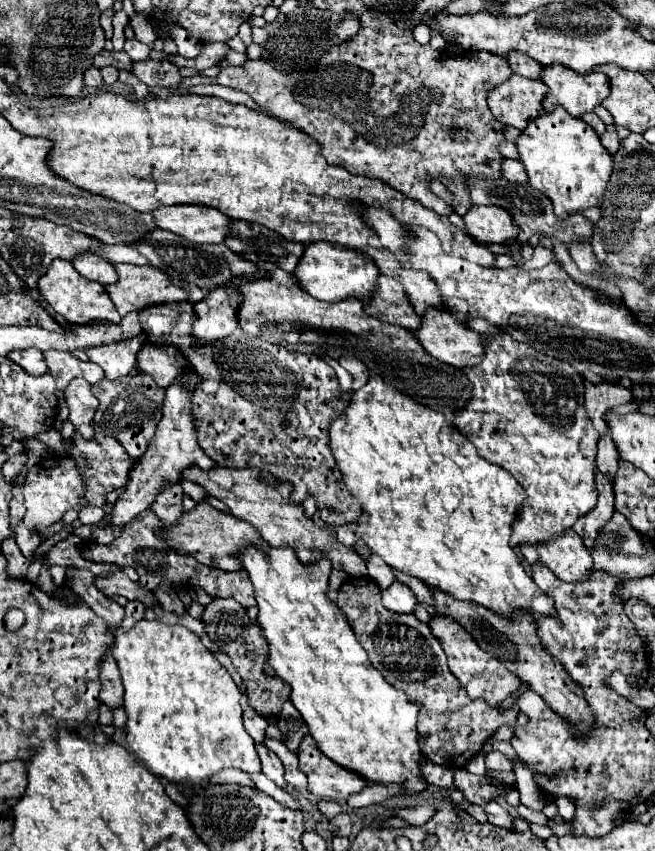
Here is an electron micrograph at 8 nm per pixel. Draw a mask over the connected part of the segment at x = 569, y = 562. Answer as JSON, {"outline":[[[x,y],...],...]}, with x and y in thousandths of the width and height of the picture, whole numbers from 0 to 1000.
{"outline":[[[875,622],[860,624],[860,629],[847,629],[841,638],[817,638],[817,643],[811,643],[811,638],[798,638],[792,645],[808,662],[826,659],[860,683],[887,683],[905,666],[902,650]]]}

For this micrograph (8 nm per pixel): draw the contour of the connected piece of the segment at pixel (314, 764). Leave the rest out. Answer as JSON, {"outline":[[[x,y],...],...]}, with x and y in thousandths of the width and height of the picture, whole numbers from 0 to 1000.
{"outline":[[[475,864],[463,866],[456,880],[456,901],[469,908],[472,922],[469,927],[490,937],[490,939],[508,939],[508,941],[530,941],[539,932],[548,932],[560,925],[560,915],[548,915],[542,906],[524,906],[515,897],[505,897],[499,887],[493,887],[484,878]]]}

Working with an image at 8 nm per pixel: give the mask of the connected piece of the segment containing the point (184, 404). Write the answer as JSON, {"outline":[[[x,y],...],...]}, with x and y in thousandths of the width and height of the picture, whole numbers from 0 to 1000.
{"outline":[[[292,427],[282,429],[279,434],[279,445],[261,450],[261,455],[252,457],[252,471],[249,471],[249,490],[240,499],[240,506],[227,521],[227,528],[221,530],[221,535],[206,544],[206,549],[197,553],[197,563],[191,570],[191,577],[182,582],[182,586],[176,589],[176,593],[169,596],[166,603],[160,603],[160,608],[145,615],[145,617],[121,617],[111,626],[124,633],[136,633],[145,619],[179,619],[179,617],[191,617],[203,610],[209,610],[218,600],[224,600],[240,582],[240,577],[249,572],[249,568],[267,568],[276,563],[279,551],[292,549],[292,546],[304,546],[307,551],[322,551],[328,549],[328,544],[310,532],[310,528],[301,521],[301,506],[298,506],[298,488],[295,488],[295,478],[292,478],[292,464],[298,462],[298,455],[307,450],[304,438],[298,436],[298,431],[292,431]]]}

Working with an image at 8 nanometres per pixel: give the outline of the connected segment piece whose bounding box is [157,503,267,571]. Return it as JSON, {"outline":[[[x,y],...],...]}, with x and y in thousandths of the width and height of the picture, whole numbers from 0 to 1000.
{"outline":[[[301,591],[295,598],[276,600],[276,608],[270,610],[267,617],[255,619],[255,617],[246,615],[246,622],[240,626],[261,643],[279,643],[279,650],[298,655],[304,662],[319,664],[319,666],[331,666],[331,669],[340,669],[340,671],[368,669],[368,664],[359,655],[362,655],[362,650],[371,640],[389,638],[398,645],[408,643],[408,638],[398,633],[398,629],[377,612],[359,610],[356,605],[350,605],[344,600],[334,600],[319,591]]]}

